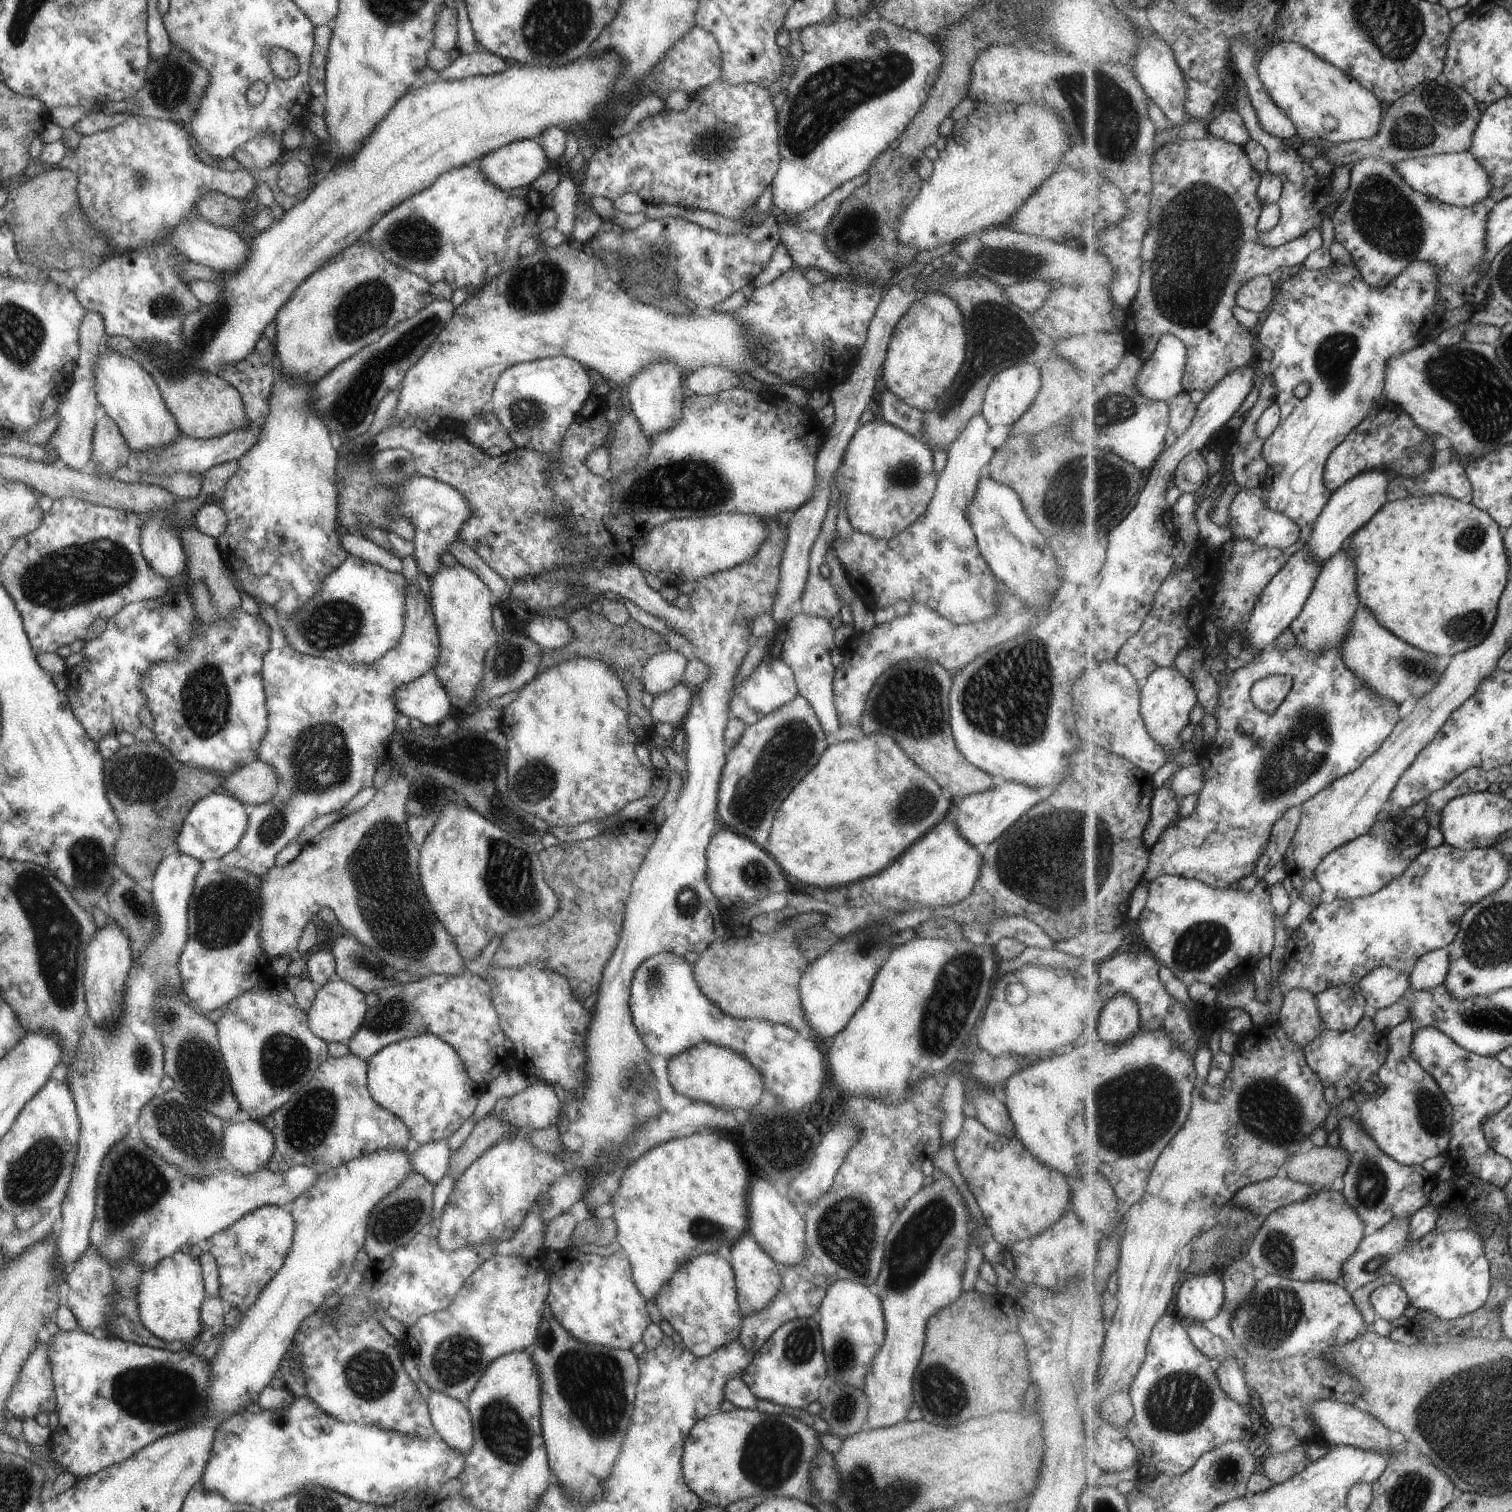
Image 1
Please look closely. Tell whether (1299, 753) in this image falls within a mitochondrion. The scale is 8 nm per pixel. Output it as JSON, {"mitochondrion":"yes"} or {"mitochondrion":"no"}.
{"mitochondrion":"yes"}

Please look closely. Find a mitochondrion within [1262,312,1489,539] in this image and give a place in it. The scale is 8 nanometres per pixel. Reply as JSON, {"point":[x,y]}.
{"point":[1334,357]}

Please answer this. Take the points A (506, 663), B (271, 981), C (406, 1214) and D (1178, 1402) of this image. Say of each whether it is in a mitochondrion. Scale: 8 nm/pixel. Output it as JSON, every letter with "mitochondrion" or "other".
{"A":"mitochondrion","B":"other","C":"mitochondrion","D":"mitochondrion"}

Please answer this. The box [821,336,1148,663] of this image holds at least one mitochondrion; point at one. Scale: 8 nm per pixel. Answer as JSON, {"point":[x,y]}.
{"point":[1081,492]}

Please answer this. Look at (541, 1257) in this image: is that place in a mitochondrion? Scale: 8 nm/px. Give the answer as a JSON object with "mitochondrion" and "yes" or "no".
{"mitochondrion":"no"}

